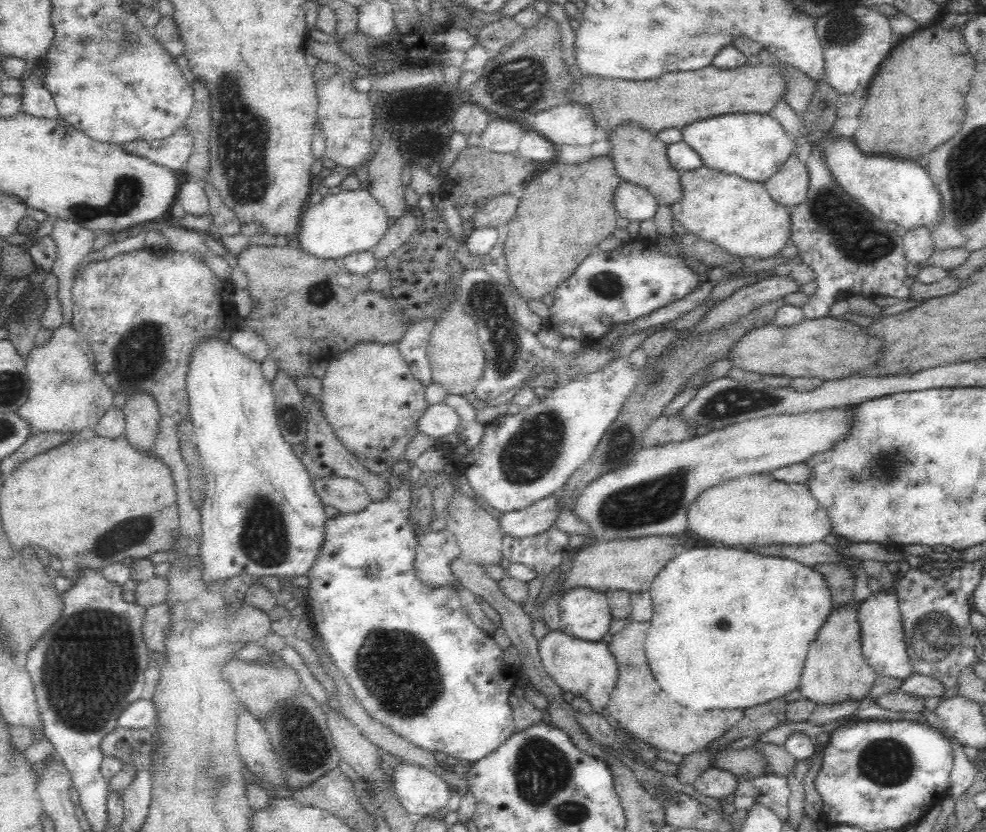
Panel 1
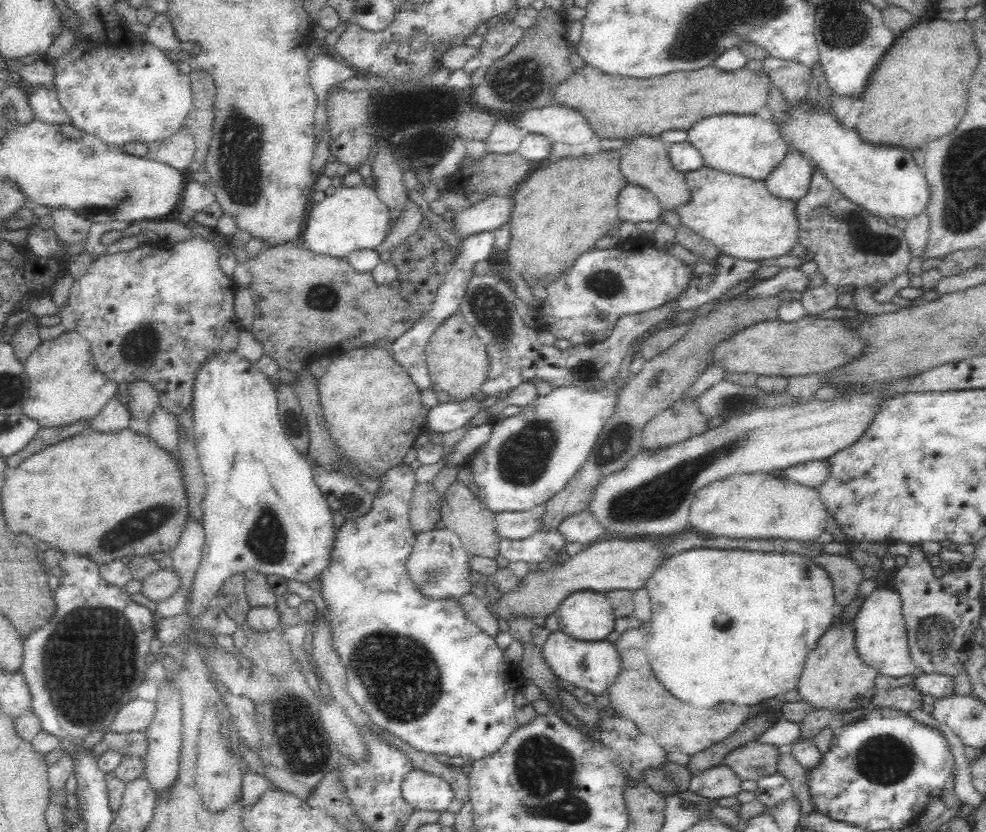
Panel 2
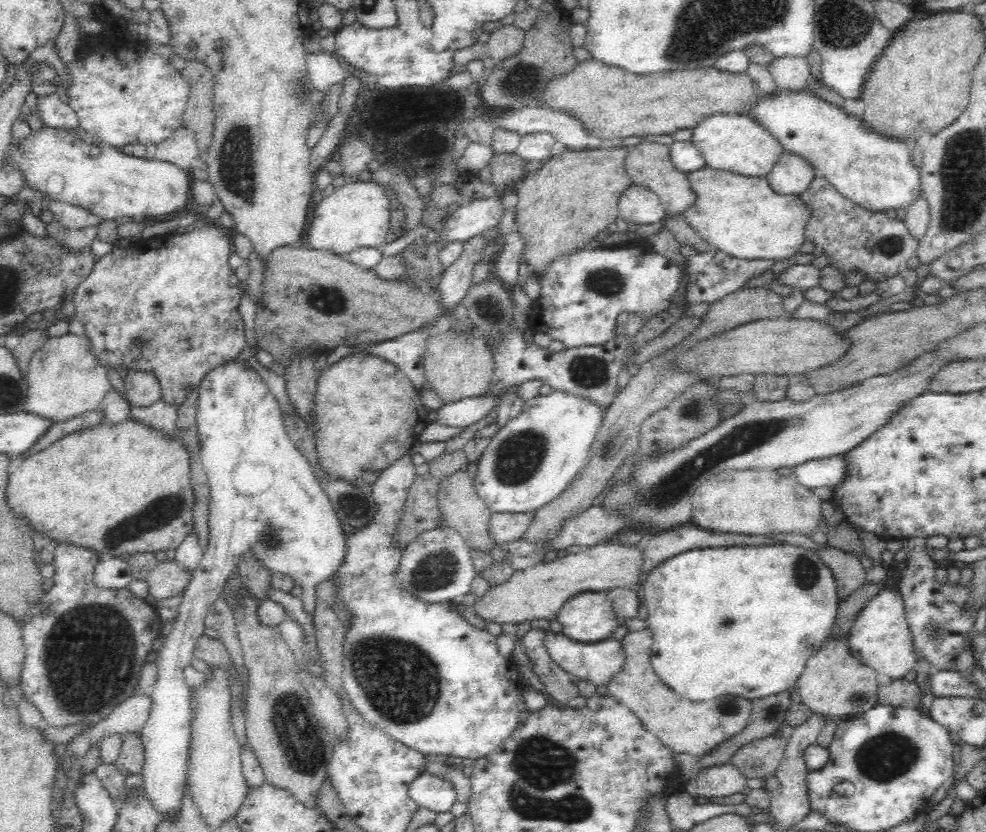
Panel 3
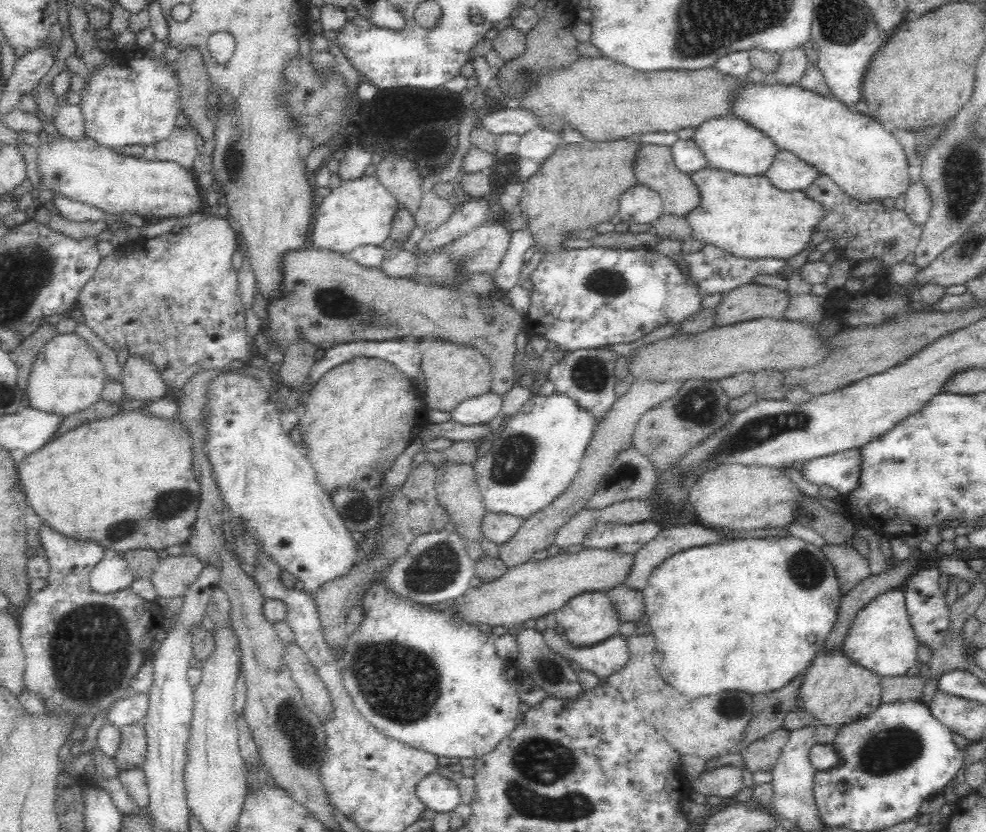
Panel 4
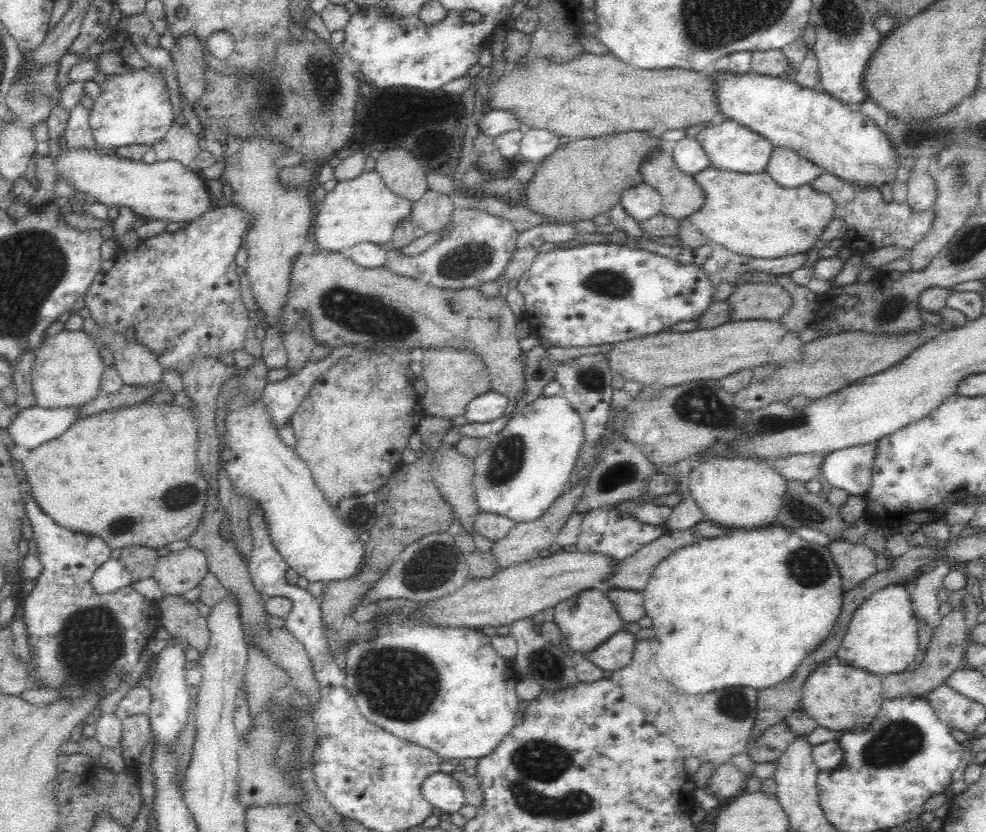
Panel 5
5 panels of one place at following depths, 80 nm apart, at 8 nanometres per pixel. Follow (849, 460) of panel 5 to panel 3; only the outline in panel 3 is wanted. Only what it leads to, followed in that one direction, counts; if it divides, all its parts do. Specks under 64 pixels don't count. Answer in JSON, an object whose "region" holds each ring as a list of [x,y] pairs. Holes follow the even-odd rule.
{"region":[[[843,454],[820,458],[820,460],[808,460],[794,466],[791,476],[810,489],[820,486],[838,486],[838,482],[842,482],[844,476],[844,465],[842,465],[844,462]]]}

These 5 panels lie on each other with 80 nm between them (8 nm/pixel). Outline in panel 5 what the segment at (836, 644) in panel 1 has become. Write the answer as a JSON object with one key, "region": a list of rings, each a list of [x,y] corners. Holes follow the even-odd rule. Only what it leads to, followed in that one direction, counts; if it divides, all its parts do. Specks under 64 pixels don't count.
{"region":[[[834,656],[823,661],[808,675],[803,689],[802,708],[819,726],[839,734],[862,729],[872,723],[884,700],[881,676],[850,666]]]}

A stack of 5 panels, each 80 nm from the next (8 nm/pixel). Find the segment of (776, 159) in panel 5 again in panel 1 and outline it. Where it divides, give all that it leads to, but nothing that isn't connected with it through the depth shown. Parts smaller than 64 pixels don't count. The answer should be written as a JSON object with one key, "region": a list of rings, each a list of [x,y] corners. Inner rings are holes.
{"region":[[[795,154],[782,165],[782,168],[763,183],[773,202],[792,208],[803,204],[807,198],[809,177],[805,163]]]}

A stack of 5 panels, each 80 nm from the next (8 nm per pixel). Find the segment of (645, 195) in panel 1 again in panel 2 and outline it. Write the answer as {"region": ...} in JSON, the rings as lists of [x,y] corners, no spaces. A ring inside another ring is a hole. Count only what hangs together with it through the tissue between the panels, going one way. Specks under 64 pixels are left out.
{"region":[[[631,183],[620,190],[617,208],[619,219],[636,224],[656,222],[663,212],[652,192]]]}

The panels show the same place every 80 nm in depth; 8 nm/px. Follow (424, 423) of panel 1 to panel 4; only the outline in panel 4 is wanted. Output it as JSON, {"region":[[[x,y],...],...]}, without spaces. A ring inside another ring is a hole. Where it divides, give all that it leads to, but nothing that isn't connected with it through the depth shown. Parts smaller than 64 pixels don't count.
{"region":[[[492,391],[480,396],[468,397],[450,410],[450,419],[458,424],[486,424],[490,422],[502,406],[502,396]]]}

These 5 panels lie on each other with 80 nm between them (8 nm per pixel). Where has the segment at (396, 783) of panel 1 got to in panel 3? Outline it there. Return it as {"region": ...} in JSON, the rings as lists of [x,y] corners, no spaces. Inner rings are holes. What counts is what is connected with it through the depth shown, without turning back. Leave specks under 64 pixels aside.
{"region":[[[426,770],[410,782],[408,793],[418,807],[428,808],[436,813],[450,811],[457,802],[453,784]]]}

